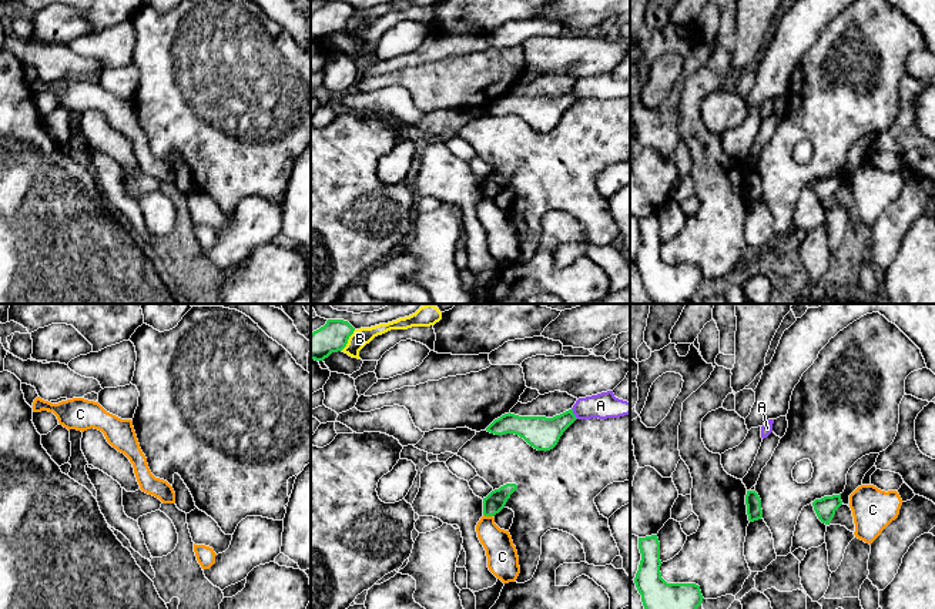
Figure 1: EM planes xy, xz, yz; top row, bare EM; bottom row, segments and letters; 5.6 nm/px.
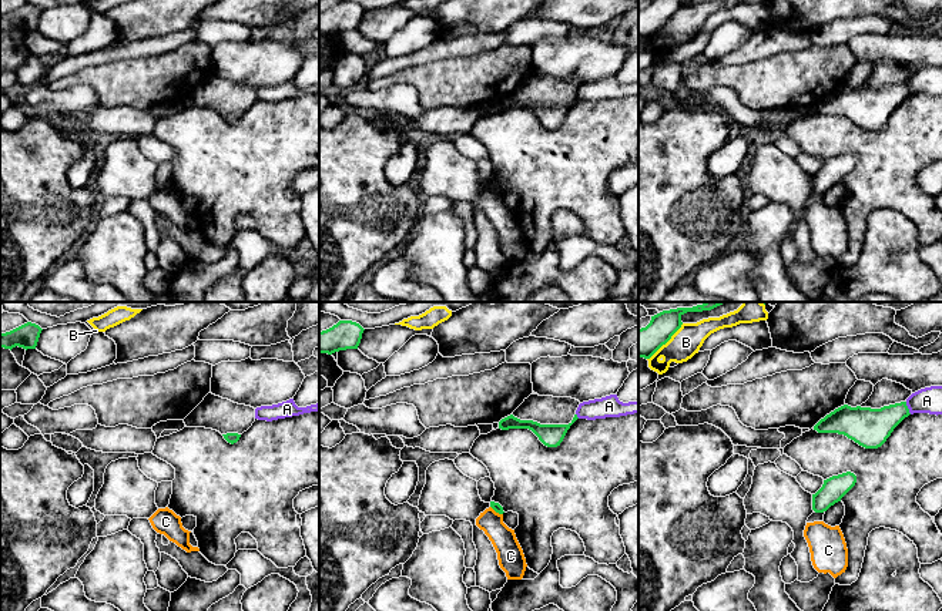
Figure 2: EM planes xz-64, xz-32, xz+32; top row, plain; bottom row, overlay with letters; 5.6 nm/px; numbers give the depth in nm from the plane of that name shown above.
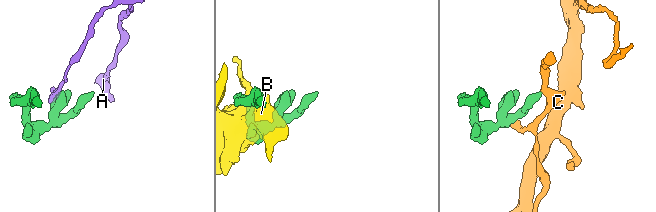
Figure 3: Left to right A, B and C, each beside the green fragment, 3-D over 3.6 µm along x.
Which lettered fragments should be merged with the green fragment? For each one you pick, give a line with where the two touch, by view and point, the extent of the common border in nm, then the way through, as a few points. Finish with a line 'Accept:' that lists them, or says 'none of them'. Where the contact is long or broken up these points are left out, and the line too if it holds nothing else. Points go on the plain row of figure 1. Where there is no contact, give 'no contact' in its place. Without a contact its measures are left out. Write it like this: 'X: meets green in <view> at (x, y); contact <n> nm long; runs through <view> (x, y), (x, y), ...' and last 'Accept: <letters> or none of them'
Accept: none of them

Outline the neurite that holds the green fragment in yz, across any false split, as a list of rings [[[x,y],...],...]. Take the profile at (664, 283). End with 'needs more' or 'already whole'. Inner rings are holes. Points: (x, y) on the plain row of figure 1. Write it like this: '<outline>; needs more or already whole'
[[[657,215],[639,218],[641,241],[634,258],[647,295],[656,304],[680,304],[690,300],[703,282],[696,264],[667,264],[661,258]]]; already whole

